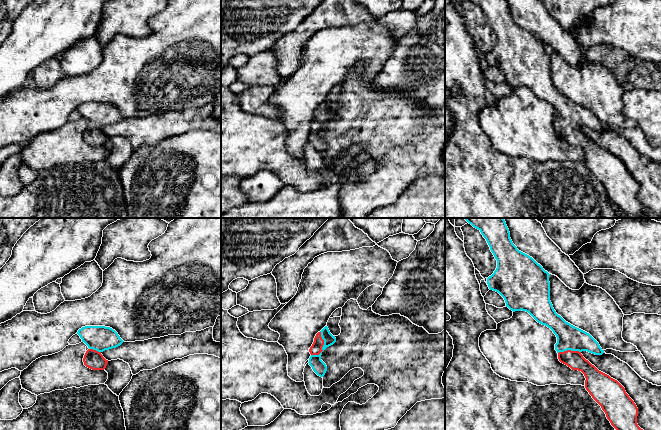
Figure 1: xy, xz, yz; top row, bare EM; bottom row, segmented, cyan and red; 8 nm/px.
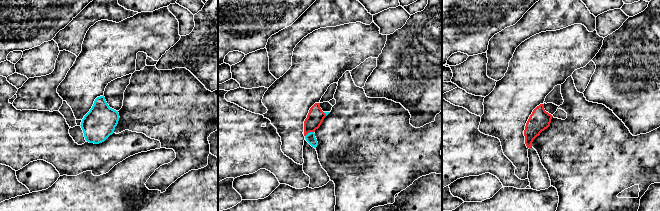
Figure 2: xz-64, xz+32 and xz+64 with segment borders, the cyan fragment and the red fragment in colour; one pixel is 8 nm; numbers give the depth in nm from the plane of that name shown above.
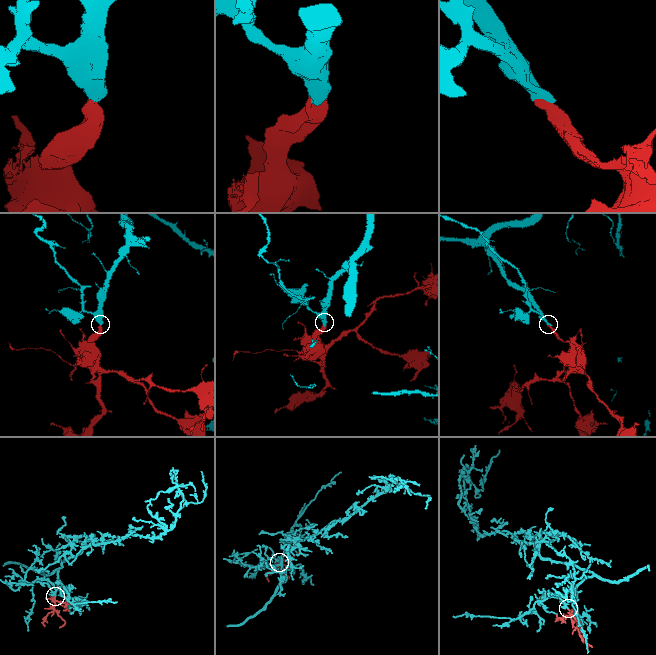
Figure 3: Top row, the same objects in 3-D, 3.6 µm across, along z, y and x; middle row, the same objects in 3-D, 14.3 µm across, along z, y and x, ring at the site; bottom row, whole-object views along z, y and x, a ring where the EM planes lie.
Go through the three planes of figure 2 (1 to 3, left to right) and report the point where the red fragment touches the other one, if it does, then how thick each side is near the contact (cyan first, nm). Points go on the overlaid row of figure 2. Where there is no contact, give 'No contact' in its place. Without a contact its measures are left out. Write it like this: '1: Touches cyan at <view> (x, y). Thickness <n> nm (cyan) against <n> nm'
1: No contact
2: Touches cyan at xz+32 (310, 132). Thickness 80 nm (cyan) against 140 nm
3: No contact

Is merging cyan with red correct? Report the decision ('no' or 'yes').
yes

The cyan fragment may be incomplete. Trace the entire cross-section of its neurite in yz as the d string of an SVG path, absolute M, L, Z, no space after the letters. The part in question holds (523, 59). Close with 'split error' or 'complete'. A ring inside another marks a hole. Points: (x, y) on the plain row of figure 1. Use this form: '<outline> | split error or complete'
M506 0L471 1L481 8L497 36L496 46L487 54L489 65L498 68L504 74L506 83L513 88L526 87L538 99L547 102L553 107L557 113L555 126L558 129L559 137L572 146L578 146L584 150L586 166L601 182L611 201L625 217L640 218L645 207L637 200L638 184L636 180L617 156L599 147L581 130L582 127L587 127L595 131L602 131L604 126L589 109L566 98L556 89L550 77L550 50L532 33L517 25L510 14L510 8Z | split error

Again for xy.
M85 102L79 105L77 110L89 124L83 138L92 146L104 146L108 136L101 129L116 124L124 118L115 106L105 102Z | split error

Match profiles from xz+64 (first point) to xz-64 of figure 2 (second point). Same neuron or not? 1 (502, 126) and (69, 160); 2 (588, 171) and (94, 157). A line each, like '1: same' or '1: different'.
1: different
2: different

